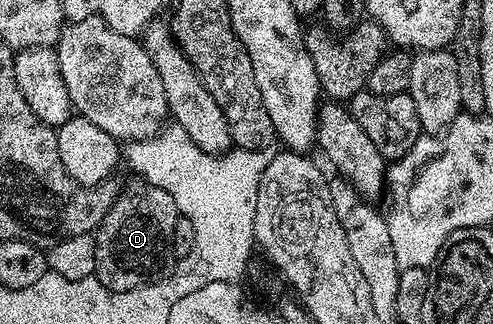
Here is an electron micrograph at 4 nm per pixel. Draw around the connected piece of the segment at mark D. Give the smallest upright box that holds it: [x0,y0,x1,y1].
[94,178,178,291]

